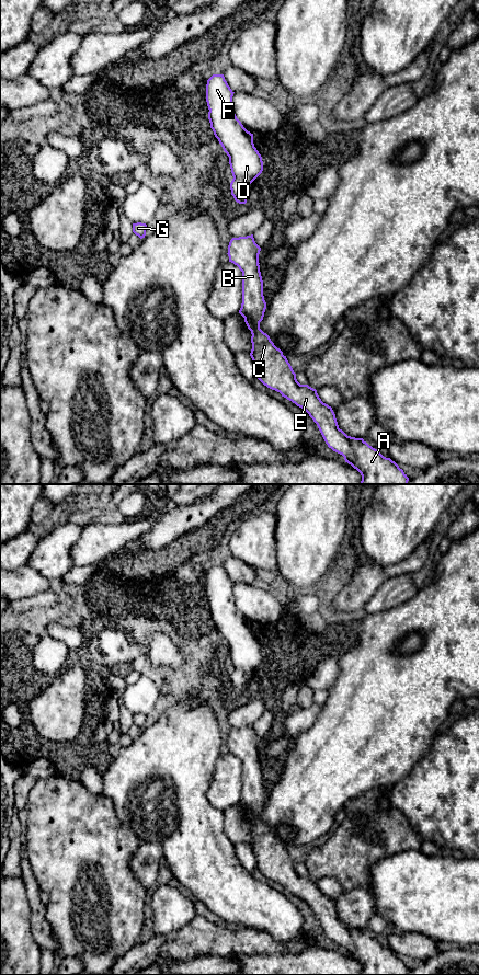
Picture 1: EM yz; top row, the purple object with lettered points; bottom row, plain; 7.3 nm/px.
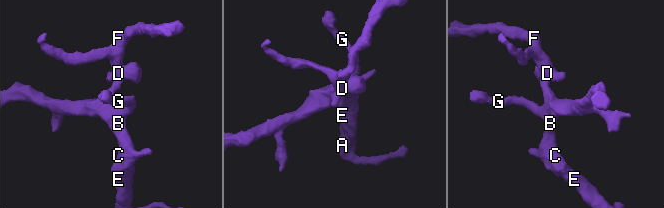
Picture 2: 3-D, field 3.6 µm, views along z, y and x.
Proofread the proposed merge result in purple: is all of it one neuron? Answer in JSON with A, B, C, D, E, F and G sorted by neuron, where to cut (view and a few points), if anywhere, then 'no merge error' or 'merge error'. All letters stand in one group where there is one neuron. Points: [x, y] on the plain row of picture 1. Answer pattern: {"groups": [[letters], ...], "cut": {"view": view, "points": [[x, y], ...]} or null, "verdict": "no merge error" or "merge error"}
{"groups": [["A", "B", "C", "E", "G"], ["D", "F"]], "cut": {"view": "yz", "points": [[234, 667], [241, 668], [249, 675]]}, "verdict": "merge error"}

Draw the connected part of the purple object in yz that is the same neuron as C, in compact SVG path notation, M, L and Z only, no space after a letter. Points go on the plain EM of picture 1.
M251 725L232 729L227 744L229 753L242 762L242 794L239 804L252 825L250 847L258 870L309 905L328 938L342 945L345 953L361 964L361 975L408 975L409 968L395 952L384 948L363 929L347 927L339 919L332 898L321 892L316 880L297 872L286 847L260 819L266 800L259 756L260 742L261 738Z

